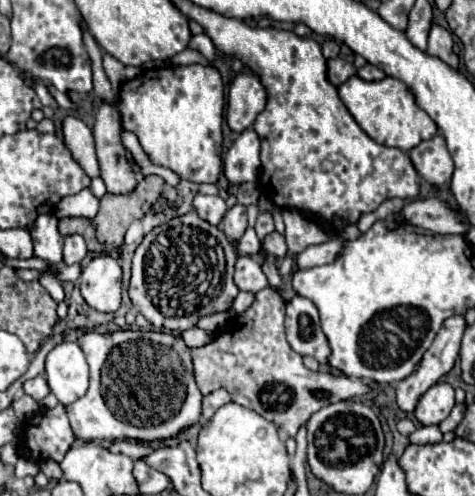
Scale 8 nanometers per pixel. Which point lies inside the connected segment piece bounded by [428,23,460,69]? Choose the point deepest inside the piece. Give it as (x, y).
(440, 40)

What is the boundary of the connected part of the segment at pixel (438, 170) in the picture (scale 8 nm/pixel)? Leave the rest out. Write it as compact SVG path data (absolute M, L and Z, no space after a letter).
M438 133L428 141L422 141L416 145L410 153L410 159L422 179L426 179L432 185L444 185L452 179L454 163L448 153L444 137Z

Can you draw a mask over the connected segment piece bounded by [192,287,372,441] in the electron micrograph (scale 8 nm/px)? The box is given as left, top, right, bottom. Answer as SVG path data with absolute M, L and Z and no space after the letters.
M272 287L258 291L252 307L218 331L214 343L192 349L192 359L196 383L202 395L224 387L232 395L234 403L248 407L274 423L282 441L296 437L308 417L322 407L362 397L372 391L372 385L364 379L336 375L328 369L310 371L304 367L300 355L290 349L284 337L284 299L280 291Z

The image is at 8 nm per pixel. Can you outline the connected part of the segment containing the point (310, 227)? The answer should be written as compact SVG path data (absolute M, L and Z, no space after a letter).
M294 209L286 211L284 223L286 223L286 239L290 253L300 253L310 245L326 243L330 239L330 235L322 227L318 227L314 221L306 219Z

